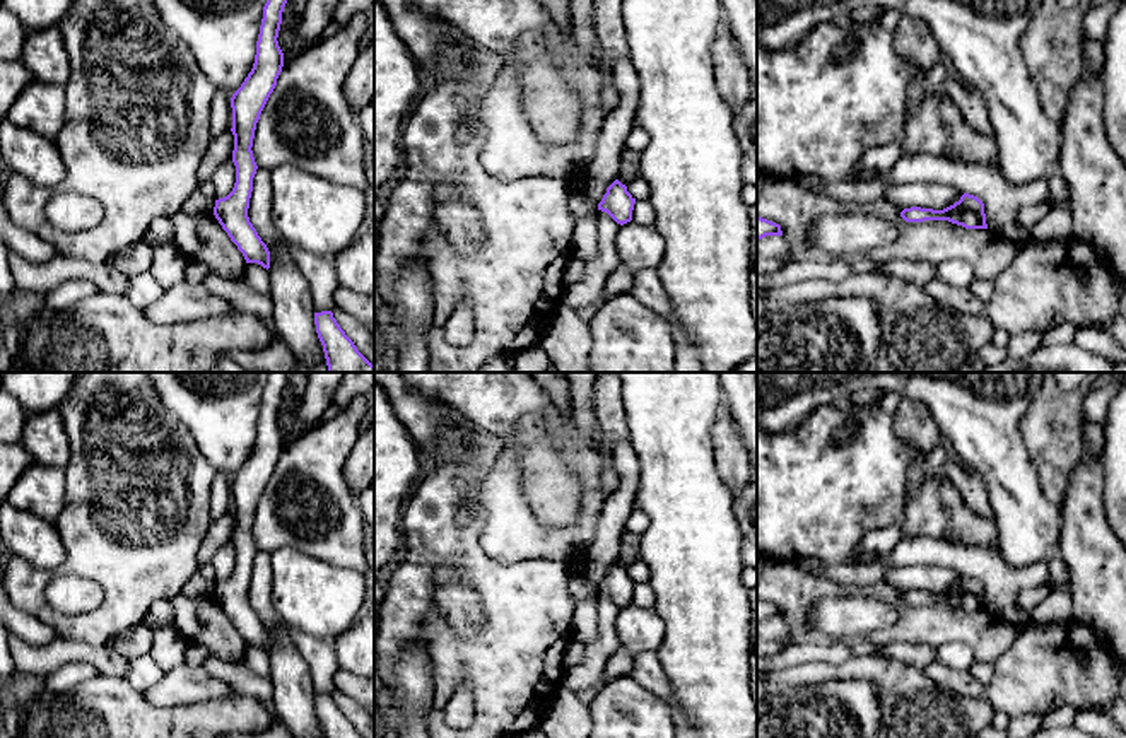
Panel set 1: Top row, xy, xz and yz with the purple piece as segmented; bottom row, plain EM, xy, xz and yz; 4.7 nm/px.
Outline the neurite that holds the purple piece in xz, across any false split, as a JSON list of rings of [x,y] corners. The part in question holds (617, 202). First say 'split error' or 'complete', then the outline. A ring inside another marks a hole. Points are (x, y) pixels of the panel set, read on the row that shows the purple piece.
complete | [[[615,179],[598,203],[598,210],[607,212],[617,224],[624,226],[632,220],[636,198],[627,186]]]

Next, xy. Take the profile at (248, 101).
complete | [[[267,0],[253,68],[231,97],[236,183],[227,196],[215,200],[214,207],[215,219],[246,263],[258,263],[267,270],[270,268],[270,251],[248,217],[253,178],[258,169],[251,147],[260,114],[284,67],[284,53],[277,38],[285,3],[287,0]]]

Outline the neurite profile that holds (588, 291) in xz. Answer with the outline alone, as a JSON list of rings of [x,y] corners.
[[[598,210],[596,226],[596,258],[586,263],[584,278],[578,284],[566,285],[560,297],[560,302],[574,309],[591,304],[603,304],[603,285],[612,272],[620,265],[620,258],[615,249],[615,237],[620,224],[617,224],[607,212]]]

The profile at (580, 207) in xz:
[[[572,195],[569,198],[569,212],[574,222],[598,214],[598,205],[589,202],[584,195]]]

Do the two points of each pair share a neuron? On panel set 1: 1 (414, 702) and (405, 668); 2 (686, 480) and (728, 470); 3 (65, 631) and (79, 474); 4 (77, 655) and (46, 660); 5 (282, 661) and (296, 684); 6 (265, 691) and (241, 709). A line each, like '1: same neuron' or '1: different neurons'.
1: same neuron
2: different neurons
3: same neuron
4: same neuron
5: same neuron
6: different neurons

